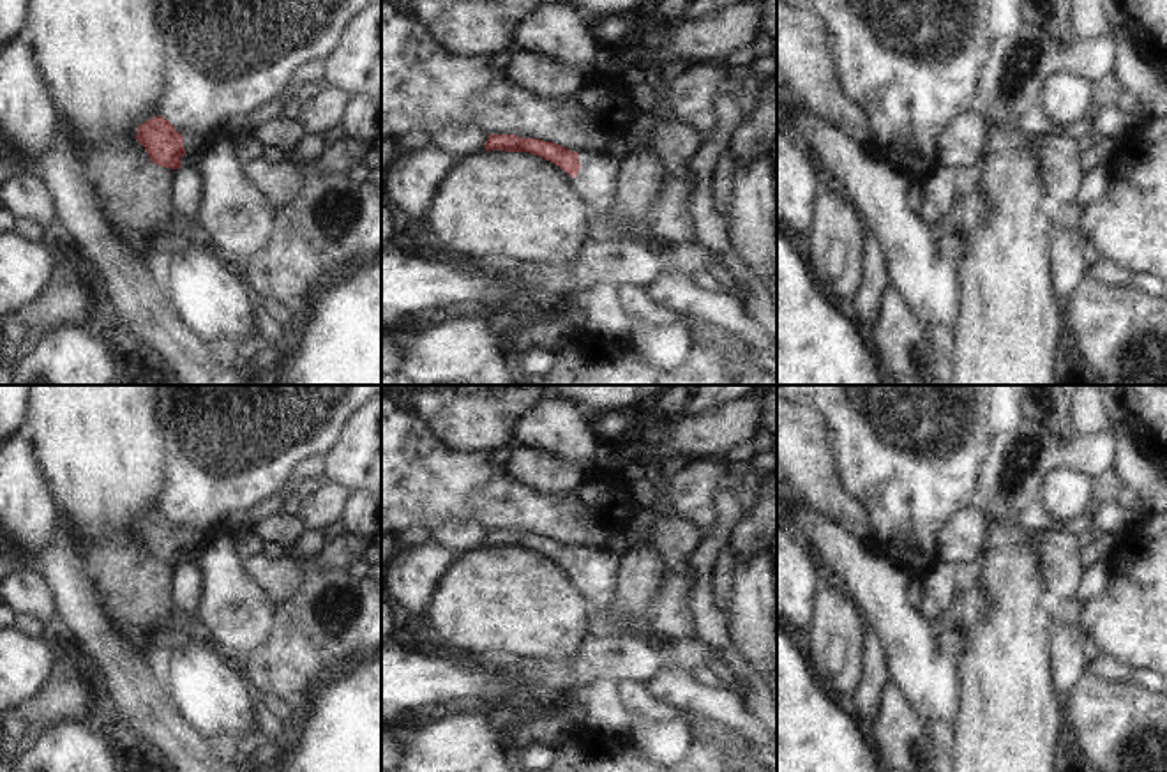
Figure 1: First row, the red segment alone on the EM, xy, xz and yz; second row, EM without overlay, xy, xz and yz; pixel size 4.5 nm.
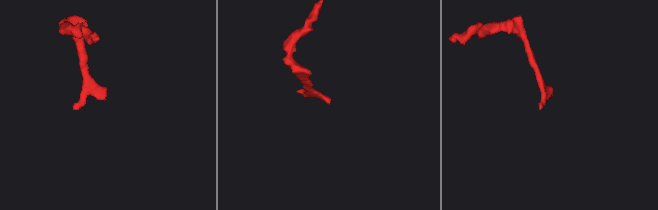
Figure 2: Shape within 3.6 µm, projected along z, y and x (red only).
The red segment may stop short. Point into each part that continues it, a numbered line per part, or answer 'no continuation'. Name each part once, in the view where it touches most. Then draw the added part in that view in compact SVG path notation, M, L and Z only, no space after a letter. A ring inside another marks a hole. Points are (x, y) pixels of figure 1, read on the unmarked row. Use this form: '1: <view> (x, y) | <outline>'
1: xy (196, 544) | M274 495L274 496L268 496L265 502L258 503L251 511L237 511L237 512L228 514L224 518L224 525L219 526L208 537L198 534L194 530L185 532L184 534L185 551L180 555L182 562L185 562L185 564L200 562L200 558L210 549L212 541L219 534L230 534L231 526L254 525L254 523L258 523L258 521L261 521L265 518L274 516L281 509L282 509L282 500L277 495Z

